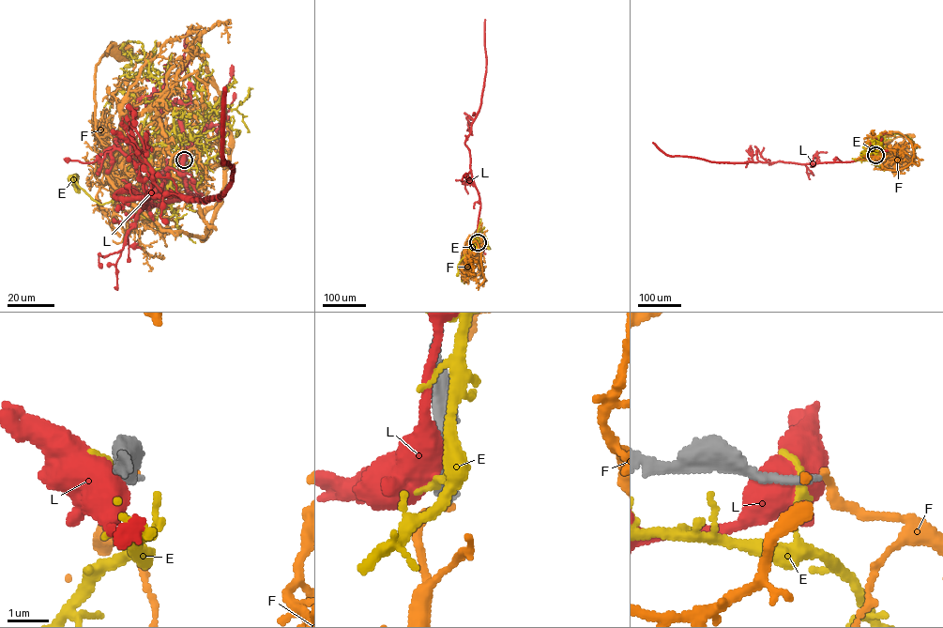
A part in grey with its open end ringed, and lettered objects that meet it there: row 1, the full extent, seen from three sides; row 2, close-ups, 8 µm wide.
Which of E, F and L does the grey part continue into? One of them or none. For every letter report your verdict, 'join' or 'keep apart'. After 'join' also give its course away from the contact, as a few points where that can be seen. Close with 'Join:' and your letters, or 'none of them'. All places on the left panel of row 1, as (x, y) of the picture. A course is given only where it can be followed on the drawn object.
E: keep apart
F: keep apart
L: keep apart
Join: none of them

